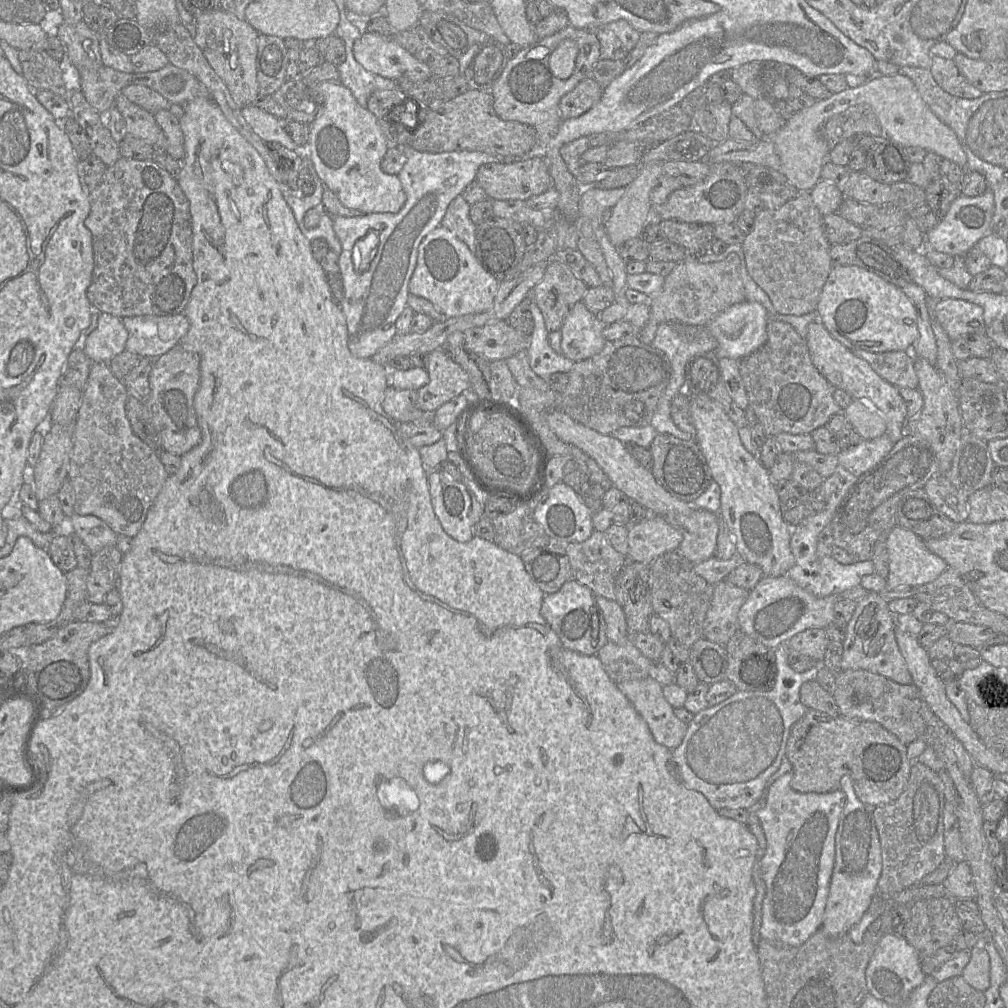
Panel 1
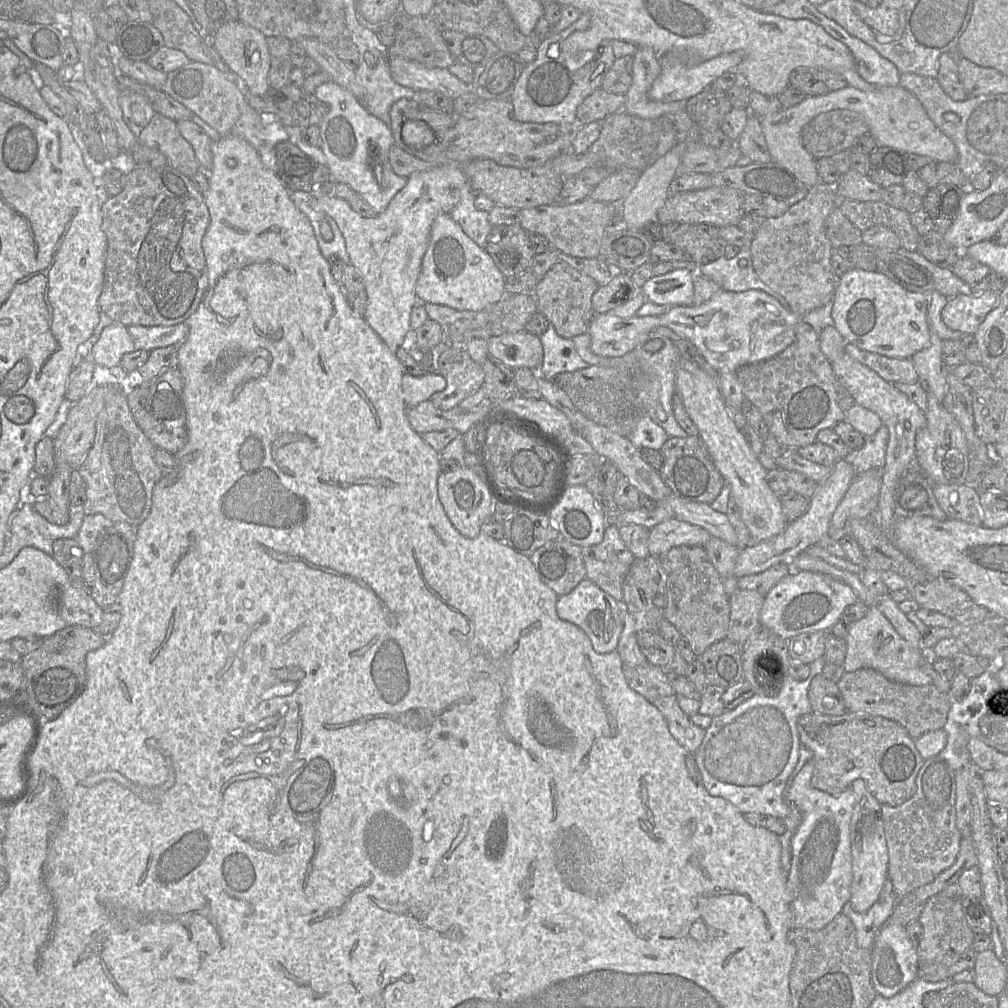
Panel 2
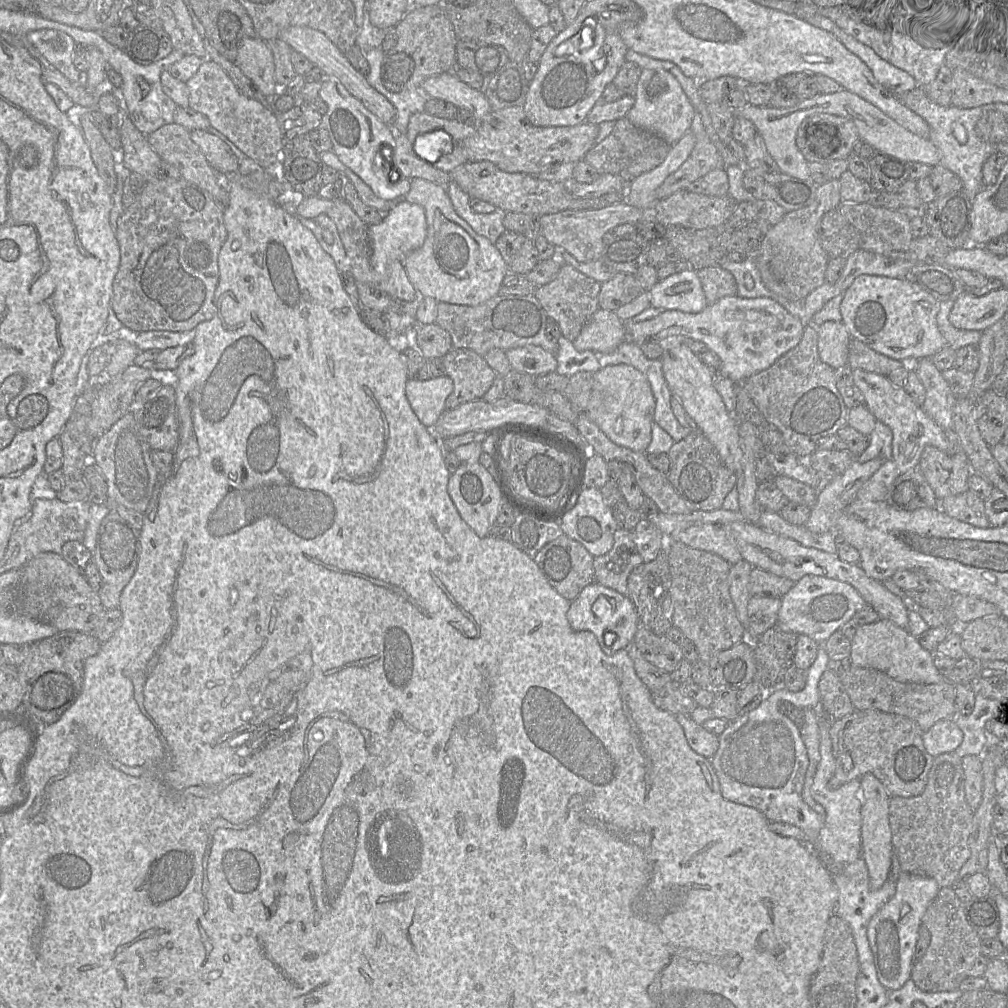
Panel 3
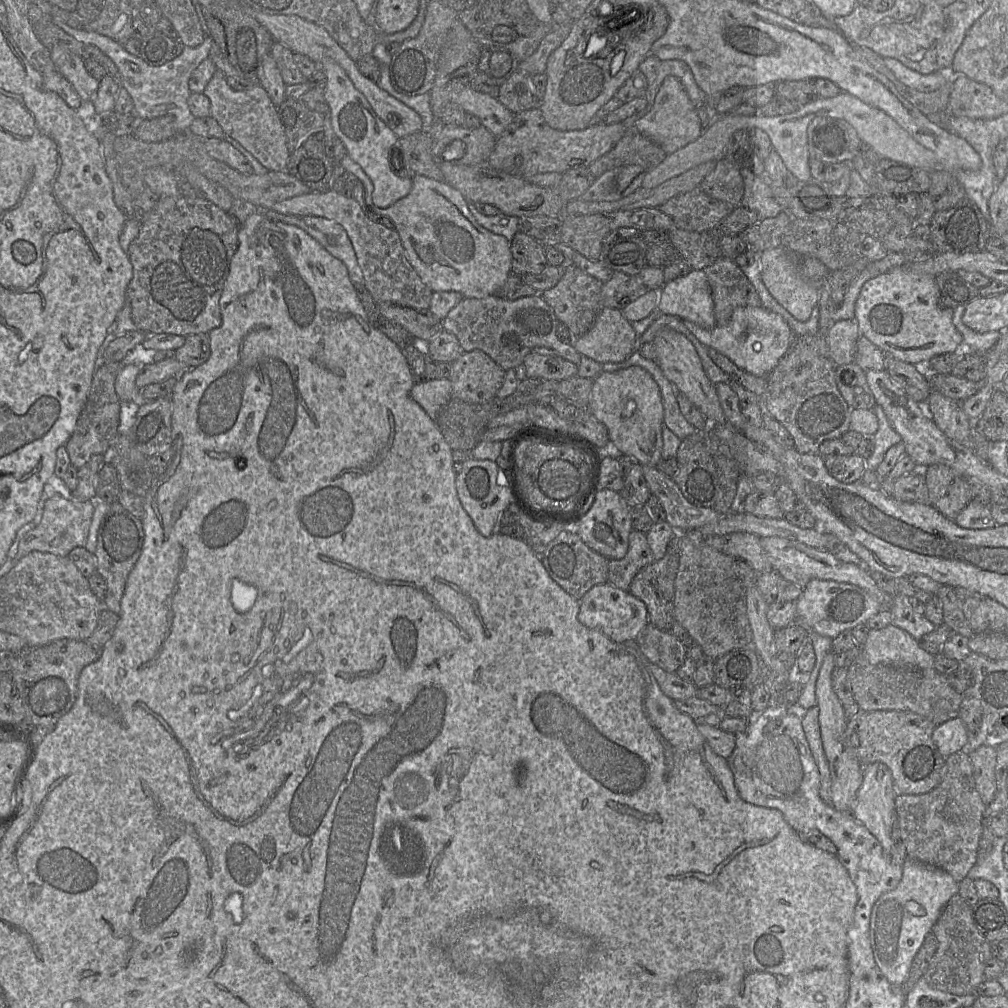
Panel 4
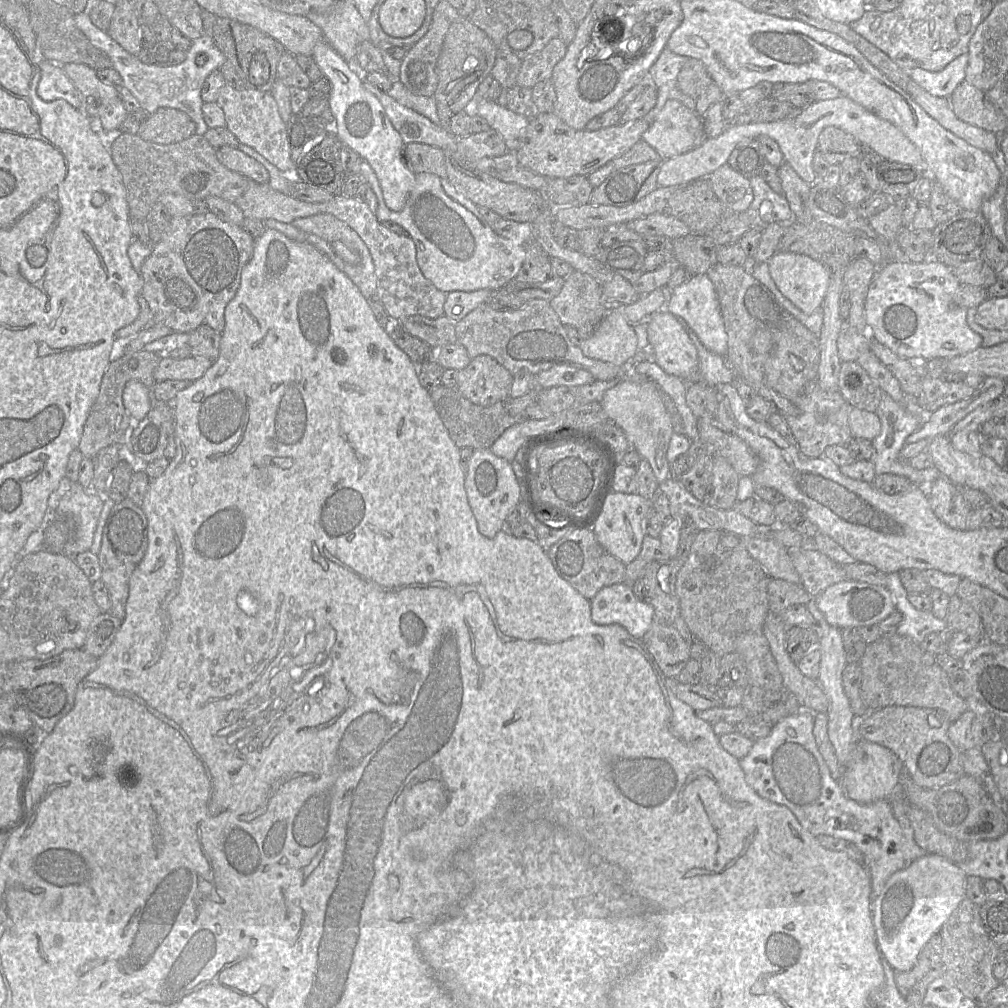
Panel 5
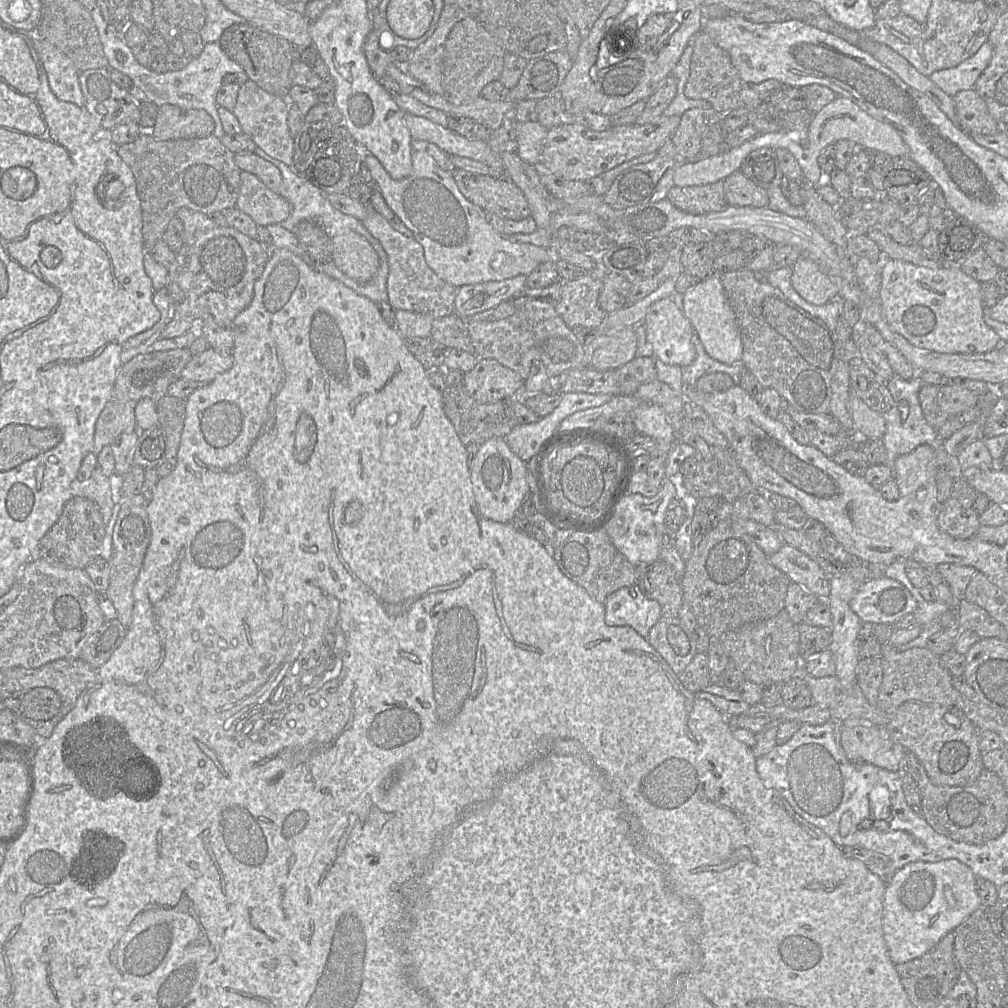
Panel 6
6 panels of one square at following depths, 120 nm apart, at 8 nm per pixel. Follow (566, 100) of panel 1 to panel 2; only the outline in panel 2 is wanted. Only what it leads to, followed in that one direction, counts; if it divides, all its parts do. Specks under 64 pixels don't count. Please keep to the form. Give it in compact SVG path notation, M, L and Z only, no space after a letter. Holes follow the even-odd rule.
M599 88L585 98L577 108L577 126L603 121L621 111L625 102L625 95L607 93Z

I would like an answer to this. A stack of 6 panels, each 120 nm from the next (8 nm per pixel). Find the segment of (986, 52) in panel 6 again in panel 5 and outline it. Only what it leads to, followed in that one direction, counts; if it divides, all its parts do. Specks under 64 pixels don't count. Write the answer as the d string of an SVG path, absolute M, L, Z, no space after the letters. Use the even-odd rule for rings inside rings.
M964 53L941 71L931 72L922 68L912 68L906 70L906 73L929 94L949 98L955 88L965 80L968 59L968 54Z

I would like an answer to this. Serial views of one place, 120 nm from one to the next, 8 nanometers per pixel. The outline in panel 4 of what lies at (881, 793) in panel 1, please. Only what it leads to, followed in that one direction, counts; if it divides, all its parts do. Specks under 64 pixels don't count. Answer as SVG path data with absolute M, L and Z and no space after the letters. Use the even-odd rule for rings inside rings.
M860 711L854 718L848 719L844 730L844 746L848 753L857 758L861 766L865 766L871 763L880 762L885 764L891 771L894 788L896 790L896 796L902 795L917 795L925 794L937 787L945 773L945 757L941 755L938 748L932 740L932 733L936 725L924 716L918 715L910 711Z

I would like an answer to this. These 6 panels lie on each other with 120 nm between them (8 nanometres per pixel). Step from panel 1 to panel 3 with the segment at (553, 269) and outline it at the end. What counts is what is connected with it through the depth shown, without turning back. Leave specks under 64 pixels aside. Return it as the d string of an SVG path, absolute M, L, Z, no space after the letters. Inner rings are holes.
M562 264L557 276L549 283L536 287L533 294L547 316L557 322L561 334L571 342L599 308L598 296L601 283L586 276L569 264Z

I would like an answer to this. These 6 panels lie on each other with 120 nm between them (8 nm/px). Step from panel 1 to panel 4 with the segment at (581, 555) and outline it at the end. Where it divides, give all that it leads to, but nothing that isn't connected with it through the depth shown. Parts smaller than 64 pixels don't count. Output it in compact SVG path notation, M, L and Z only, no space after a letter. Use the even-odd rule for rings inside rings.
M632 530L627 554L622 559L609 561L606 583L628 591L635 575L653 561L655 559L647 542L646 533Z

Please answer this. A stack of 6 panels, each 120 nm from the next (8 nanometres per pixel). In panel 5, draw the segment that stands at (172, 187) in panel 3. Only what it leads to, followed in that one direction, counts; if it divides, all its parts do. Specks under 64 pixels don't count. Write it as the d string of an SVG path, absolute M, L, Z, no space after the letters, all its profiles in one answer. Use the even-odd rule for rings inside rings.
M209 210L196 211L196 213L183 216L173 217L169 226L164 231L161 239L151 246L151 254L144 261L140 276L143 281L141 296L147 301L152 314L153 325L164 325L174 332L190 333L201 325L208 325L217 332L222 332L225 327L225 308L227 304L236 295L241 281L241 273L245 265L251 260L254 251L254 238L236 224L225 222Z

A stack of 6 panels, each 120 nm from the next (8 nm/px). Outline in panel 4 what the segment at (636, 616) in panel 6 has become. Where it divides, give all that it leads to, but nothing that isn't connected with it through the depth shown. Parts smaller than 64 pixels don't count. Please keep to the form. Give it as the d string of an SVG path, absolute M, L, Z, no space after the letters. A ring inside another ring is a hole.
M610 583L596 585L584 595L579 601L578 619L588 629L599 631L617 643L635 641L639 632L649 623L646 605L629 591Z

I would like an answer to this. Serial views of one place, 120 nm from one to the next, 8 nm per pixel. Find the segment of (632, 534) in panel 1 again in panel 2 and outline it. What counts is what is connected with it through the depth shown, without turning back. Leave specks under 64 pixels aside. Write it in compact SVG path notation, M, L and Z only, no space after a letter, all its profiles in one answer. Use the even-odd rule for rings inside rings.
M671 518L650 529L649 556L660 558L670 549L679 546L704 547L711 538L705 529Z

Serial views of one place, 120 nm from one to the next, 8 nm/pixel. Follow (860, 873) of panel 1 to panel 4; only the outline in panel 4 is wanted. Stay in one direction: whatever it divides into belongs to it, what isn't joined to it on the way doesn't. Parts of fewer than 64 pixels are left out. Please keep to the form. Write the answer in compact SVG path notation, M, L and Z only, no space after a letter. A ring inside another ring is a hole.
M875 762L863 766L863 780L857 791L852 815L871 832L881 844L885 855L890 855L892 848L892 826L896 817L895 798L896 790L890 769L883 763Z

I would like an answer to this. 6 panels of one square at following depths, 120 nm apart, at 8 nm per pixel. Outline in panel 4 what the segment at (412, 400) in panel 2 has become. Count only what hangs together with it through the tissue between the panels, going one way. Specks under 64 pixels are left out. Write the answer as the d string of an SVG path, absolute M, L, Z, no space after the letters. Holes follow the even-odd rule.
M433 379L417 383L412 386L410 397L435 421L441 409L452 397L452 383L449 379Z

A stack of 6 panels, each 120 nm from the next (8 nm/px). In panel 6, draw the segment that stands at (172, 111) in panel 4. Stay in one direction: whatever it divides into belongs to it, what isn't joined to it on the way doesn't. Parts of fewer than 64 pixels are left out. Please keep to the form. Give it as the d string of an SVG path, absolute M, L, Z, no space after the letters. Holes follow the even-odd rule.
M99 7L91 10L91 16L96 24L104 53L108 59L108 68L116 69L127 75L132 80L133 86L140 88L147 96L147 99L158 107L173 104L185 109L205 110L215 122L212 135L220 138L225 134L218 115L219 106L216 102L216 94L223 84L226 74L245 71L237 62L225 54L218 42L205 43L202 53L191 58L185 68L158 73L137 61L130 47L122 39L122 33L114 32L105 21Z

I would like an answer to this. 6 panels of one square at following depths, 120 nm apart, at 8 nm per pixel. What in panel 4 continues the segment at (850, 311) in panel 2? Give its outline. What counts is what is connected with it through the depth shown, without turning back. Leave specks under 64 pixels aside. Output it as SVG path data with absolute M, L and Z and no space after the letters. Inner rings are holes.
M905 265L894 267L867 280L855 303L855 321L860 335L869 339L885 355L910 364L923 364L935 356L946 353L959 353L963 350L963 337L953 324L953 308L939 305L938 288L935 276L914 273Z

